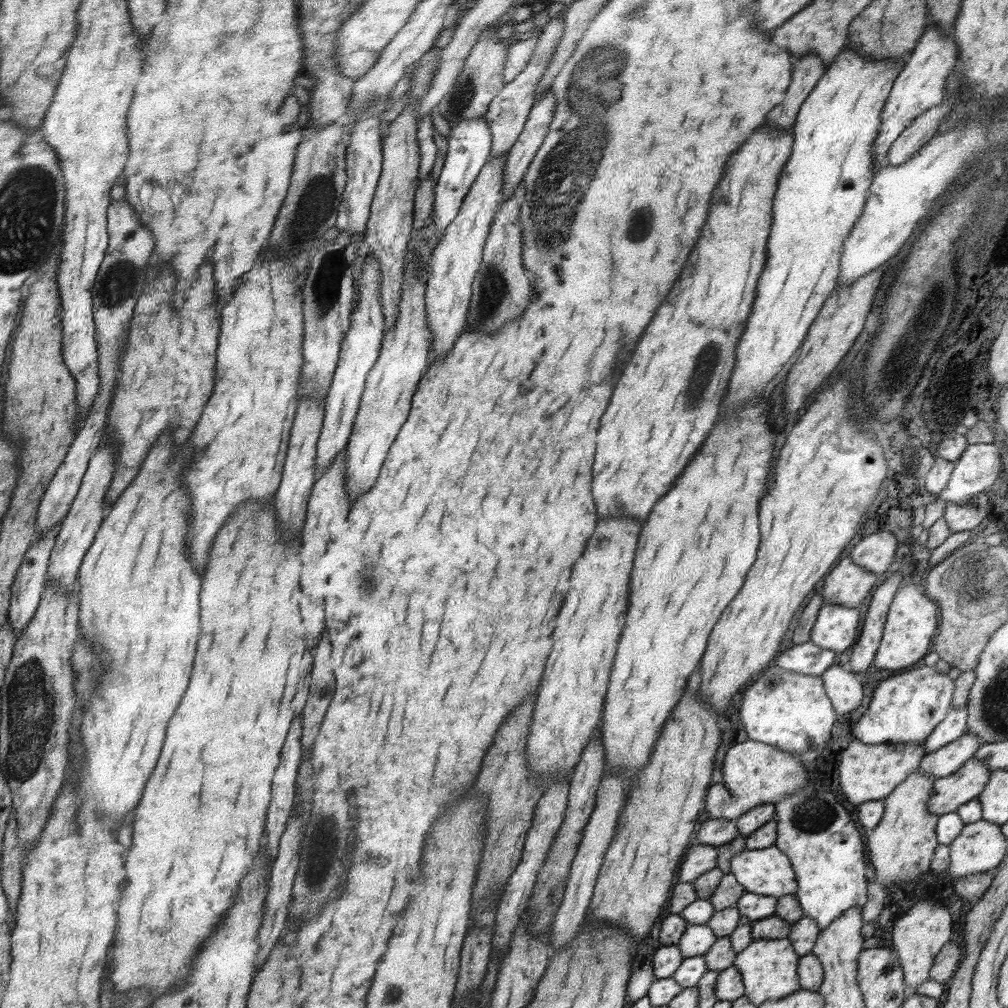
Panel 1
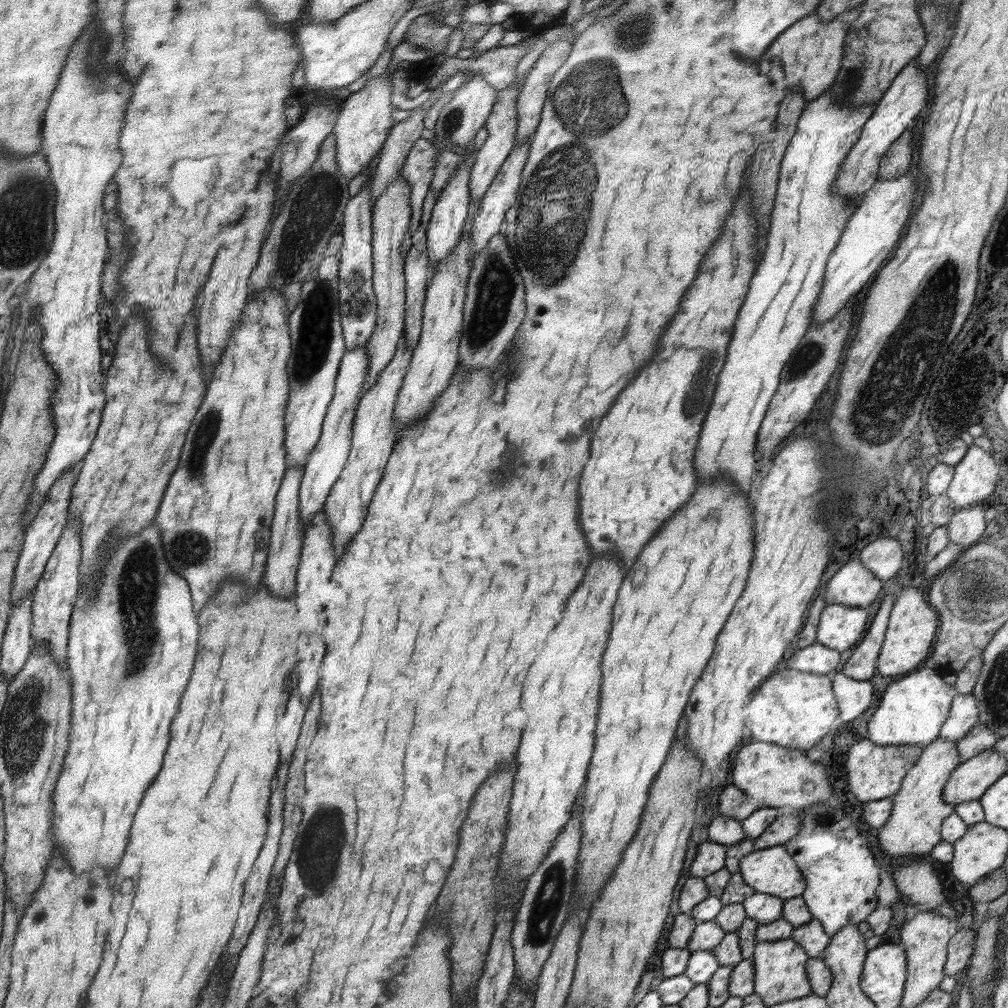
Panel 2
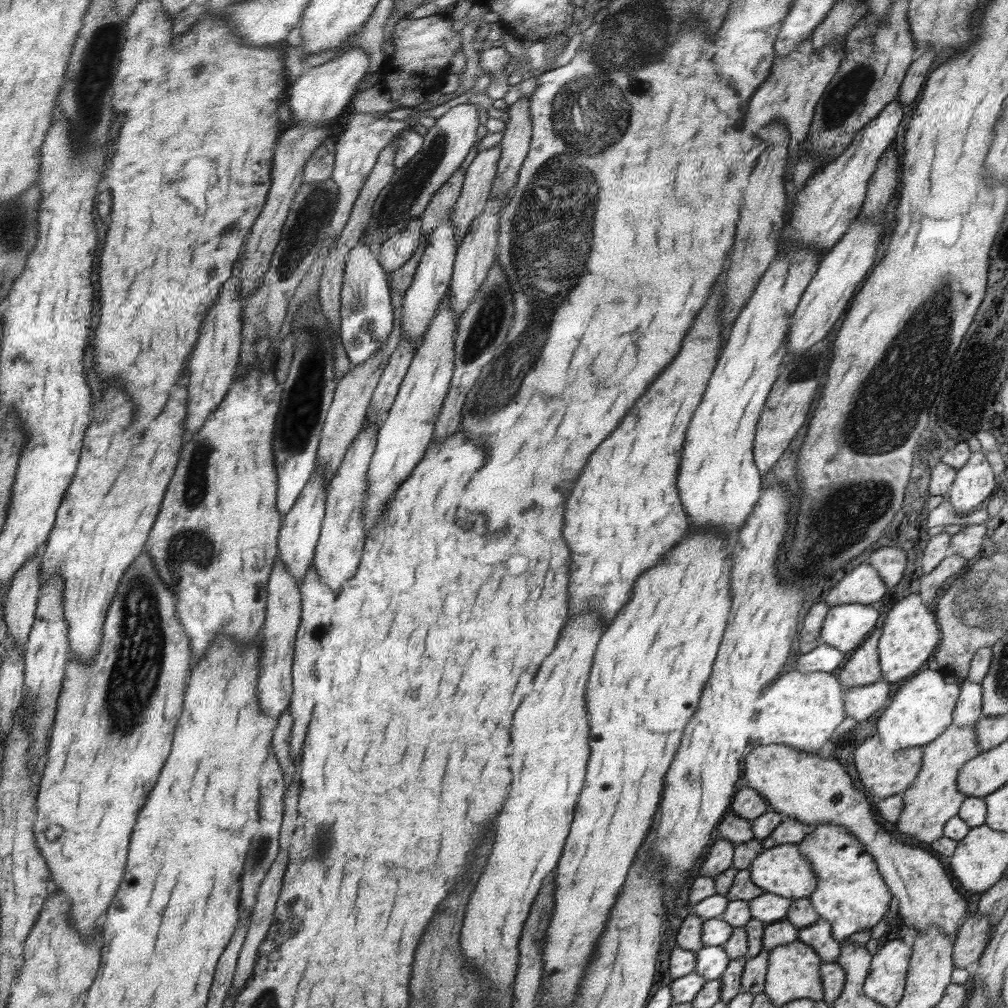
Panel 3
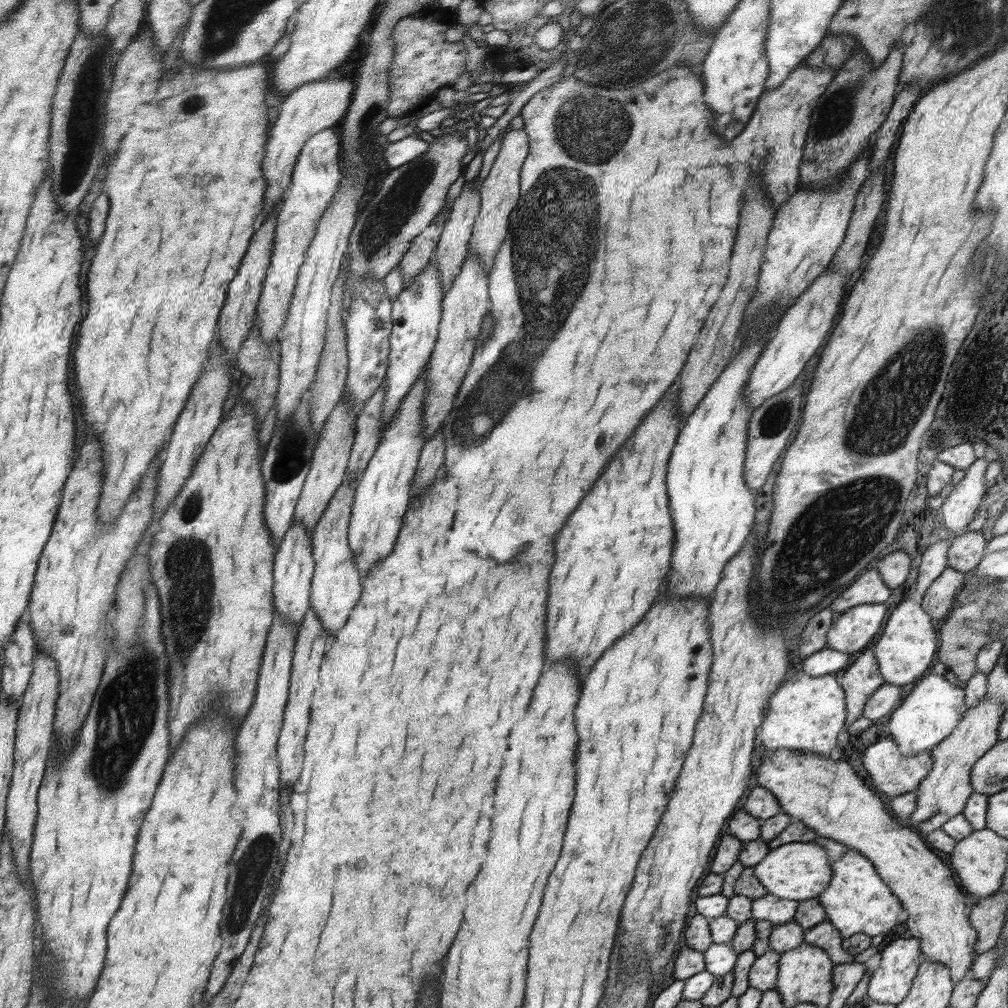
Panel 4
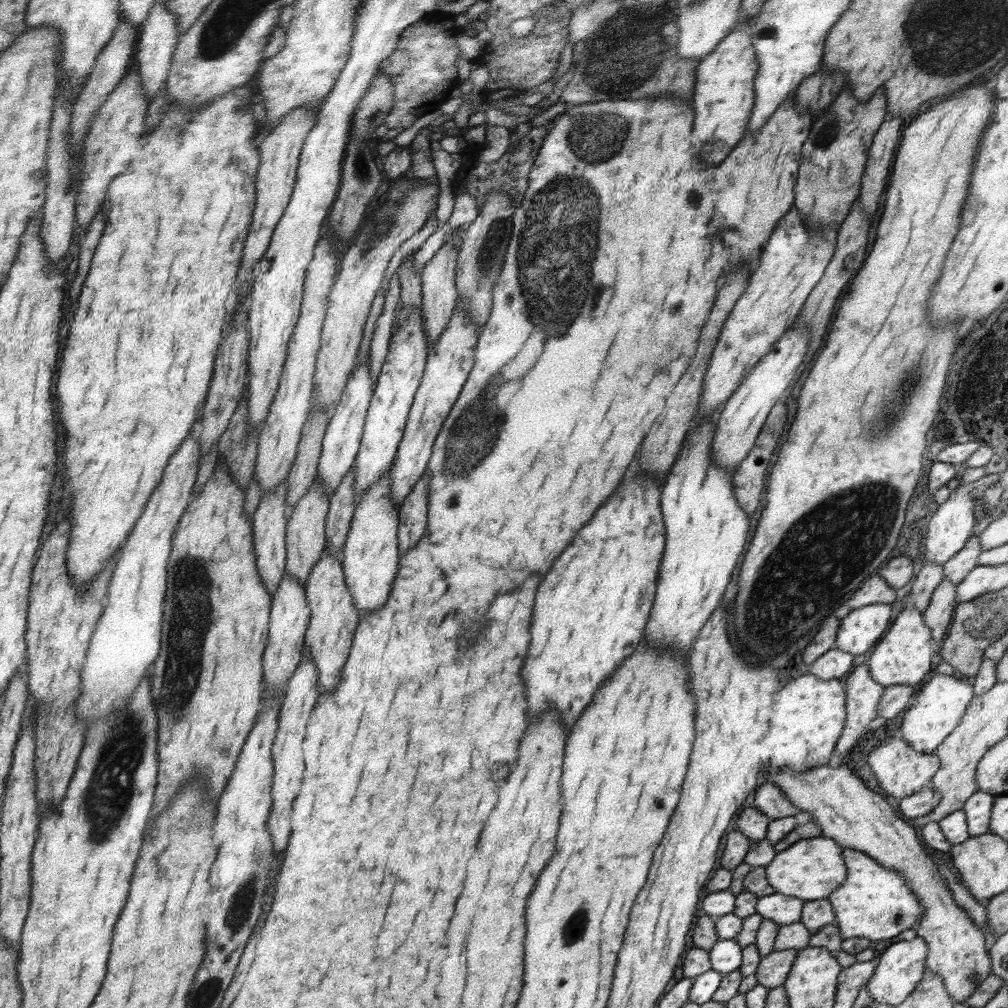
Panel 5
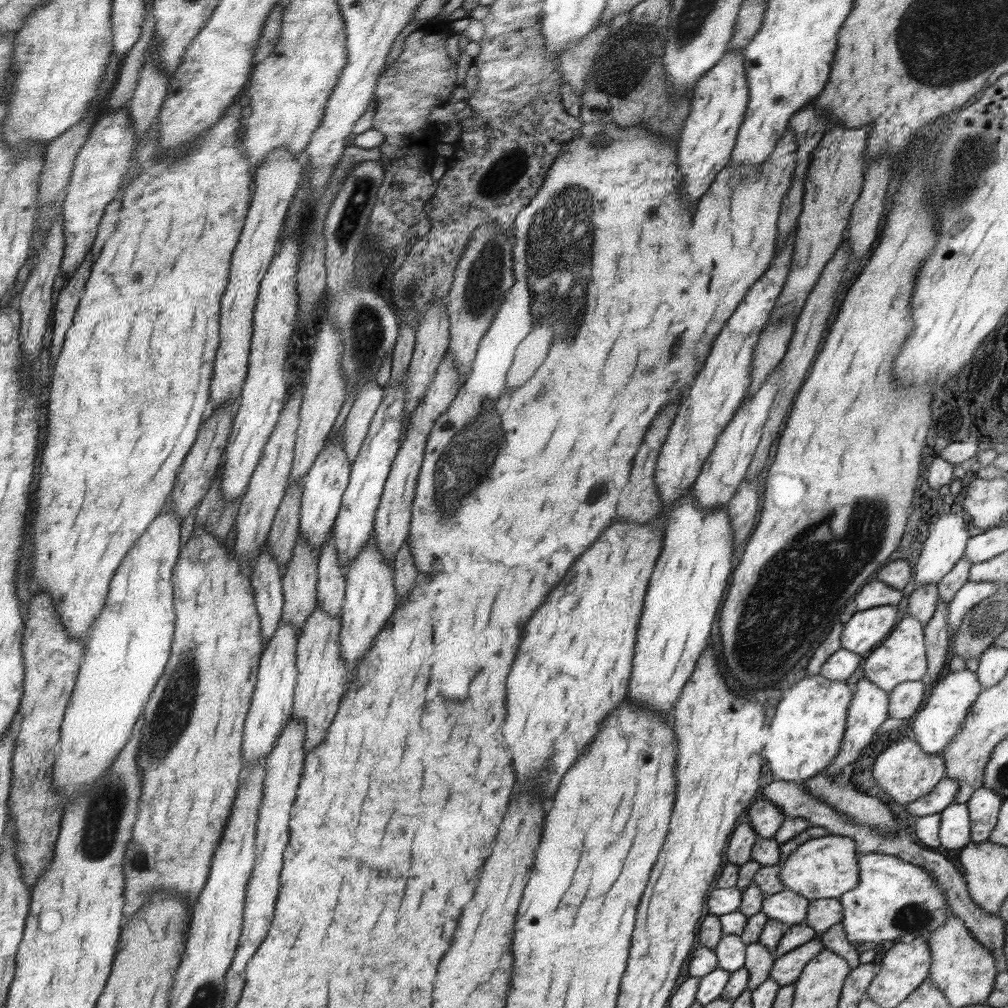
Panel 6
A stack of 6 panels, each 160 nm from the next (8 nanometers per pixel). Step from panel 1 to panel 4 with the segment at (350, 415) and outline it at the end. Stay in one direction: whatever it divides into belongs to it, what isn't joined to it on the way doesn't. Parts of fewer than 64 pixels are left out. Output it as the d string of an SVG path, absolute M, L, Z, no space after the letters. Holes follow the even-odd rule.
M293 522L286 536L275 552L274 595L276 611L282 613L287 621L299 628L299 624L311 607L311 580L315 572L313 538L304 523Z

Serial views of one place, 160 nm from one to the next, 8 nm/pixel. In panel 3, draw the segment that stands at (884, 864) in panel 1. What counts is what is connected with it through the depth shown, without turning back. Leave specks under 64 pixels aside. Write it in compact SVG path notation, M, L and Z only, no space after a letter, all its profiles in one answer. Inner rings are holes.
M976 724L964 728L951 725L931 744L923 747L922 767L911 786L902 793L904 806L895 823L896 828L892 828L892 832L896 832L900 840L908 840L908 844L920 844L920 848L928 848L928 844L943 837L944 826L957 816L966 798L956 786L959 770L982 752L975 740L975 731Z

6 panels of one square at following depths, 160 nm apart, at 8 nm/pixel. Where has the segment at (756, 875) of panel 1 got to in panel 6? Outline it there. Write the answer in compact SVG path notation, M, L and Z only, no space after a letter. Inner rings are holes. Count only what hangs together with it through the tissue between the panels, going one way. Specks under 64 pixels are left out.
M829 834L820 838L811 838L801 844L779 862L780 882L786 889L814 900L819 898L839 898L845 892L856 888L859 881L856 843L848 836Z

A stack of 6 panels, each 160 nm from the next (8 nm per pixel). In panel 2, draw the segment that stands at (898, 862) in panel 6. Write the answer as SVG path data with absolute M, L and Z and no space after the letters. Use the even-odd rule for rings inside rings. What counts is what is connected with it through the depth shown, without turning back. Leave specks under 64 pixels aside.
M824 801L808 805L798 813L802 828L794 837L786 842L788 854L796 861L801 875L805 878L805 889L801 894L813 918L822 923L828 936L834 936L844 925L860 924L876 908L879 898L876 889L880 884L880 866L870 851L870 844L862 830L846 816L834 802Z

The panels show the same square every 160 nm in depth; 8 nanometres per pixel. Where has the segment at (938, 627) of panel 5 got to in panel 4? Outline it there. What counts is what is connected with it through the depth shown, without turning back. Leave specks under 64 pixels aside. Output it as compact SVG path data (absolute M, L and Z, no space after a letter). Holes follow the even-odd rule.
M948 566L929 584L920 603L934 621L940 621L950 614L956 593L963 587L968 576Z

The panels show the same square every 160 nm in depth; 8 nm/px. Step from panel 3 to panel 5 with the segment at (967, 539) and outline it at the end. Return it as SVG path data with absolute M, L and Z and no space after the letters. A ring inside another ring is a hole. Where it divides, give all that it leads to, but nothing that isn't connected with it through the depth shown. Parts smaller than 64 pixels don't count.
M972 536L962 547L960 552L956 552L943 564L944 579L950 580L955 585L960 584L968 573L979 564L978 557L983 551L980 539Z

